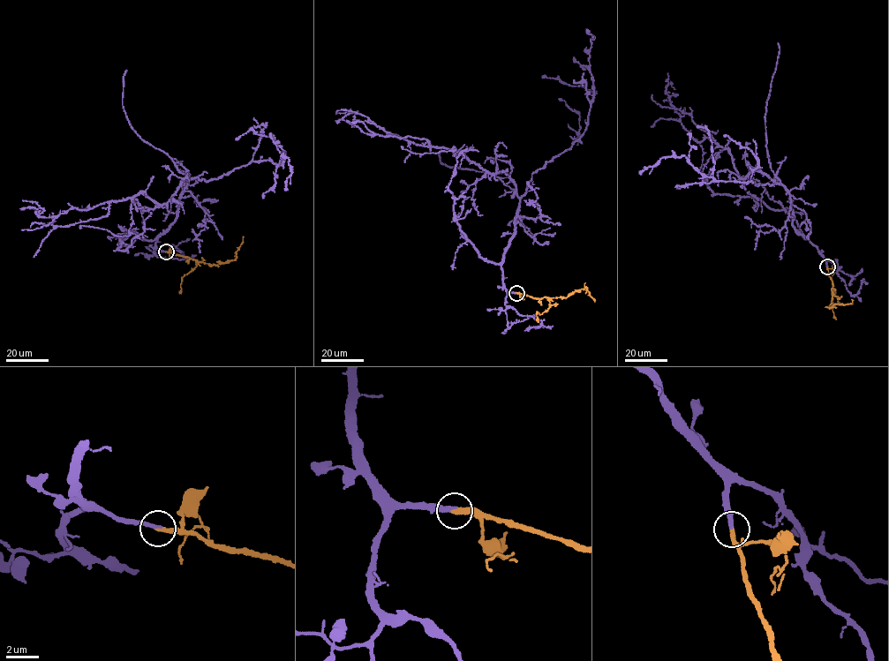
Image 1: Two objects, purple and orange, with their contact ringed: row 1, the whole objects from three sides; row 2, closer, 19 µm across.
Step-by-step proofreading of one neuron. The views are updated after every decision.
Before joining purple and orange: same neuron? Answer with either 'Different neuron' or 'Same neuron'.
Same neuron

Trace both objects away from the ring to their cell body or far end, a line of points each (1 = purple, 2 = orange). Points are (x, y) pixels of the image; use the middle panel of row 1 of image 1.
1: (516, 292), (501, 262), (520, 203), (507, 172), (416, 145), (357, 112), (343, 116), (349, 123)
2: (516, 292), (535, 298), (564, 297), (586, 287), (594, 299)

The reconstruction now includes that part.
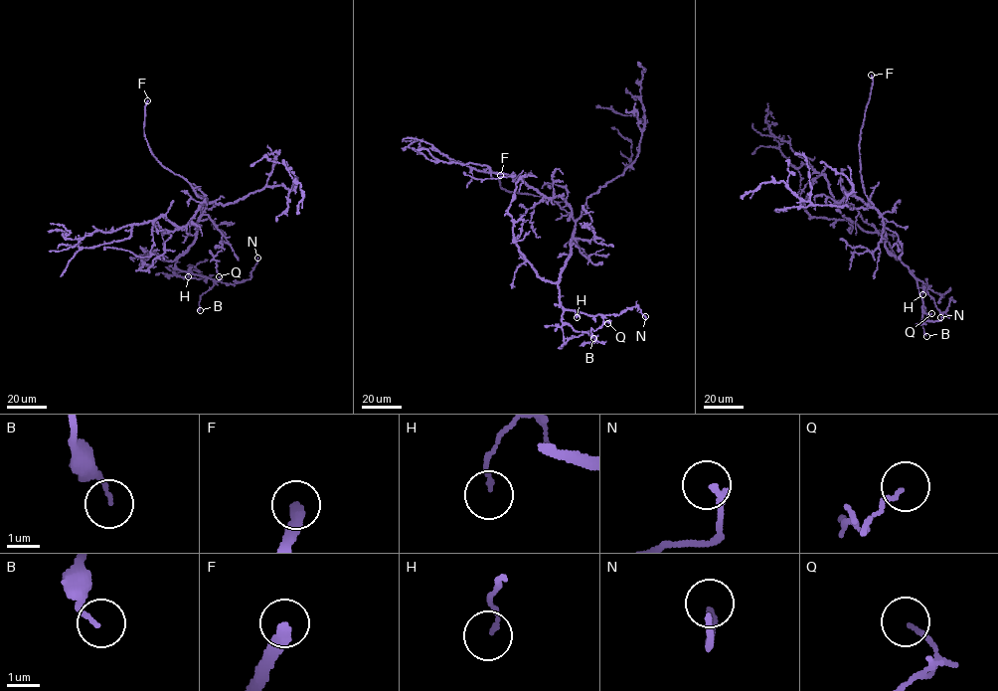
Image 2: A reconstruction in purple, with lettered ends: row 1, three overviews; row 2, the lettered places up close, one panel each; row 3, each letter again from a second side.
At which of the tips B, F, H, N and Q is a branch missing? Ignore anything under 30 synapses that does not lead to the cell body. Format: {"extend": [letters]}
{"extend": ["F"]}

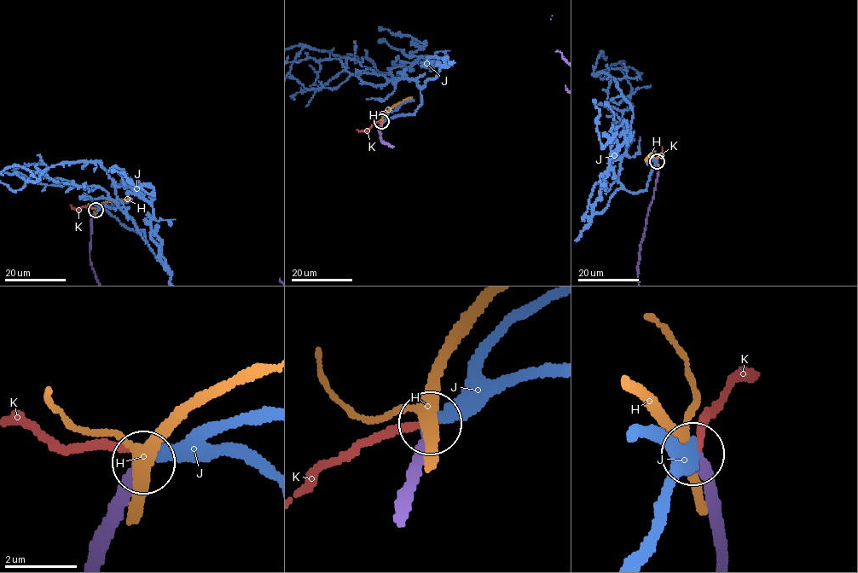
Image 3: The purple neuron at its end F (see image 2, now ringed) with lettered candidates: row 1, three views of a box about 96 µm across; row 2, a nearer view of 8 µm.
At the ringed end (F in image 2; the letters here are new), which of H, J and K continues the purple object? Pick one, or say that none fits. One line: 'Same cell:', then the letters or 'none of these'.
Same cell: none of these

